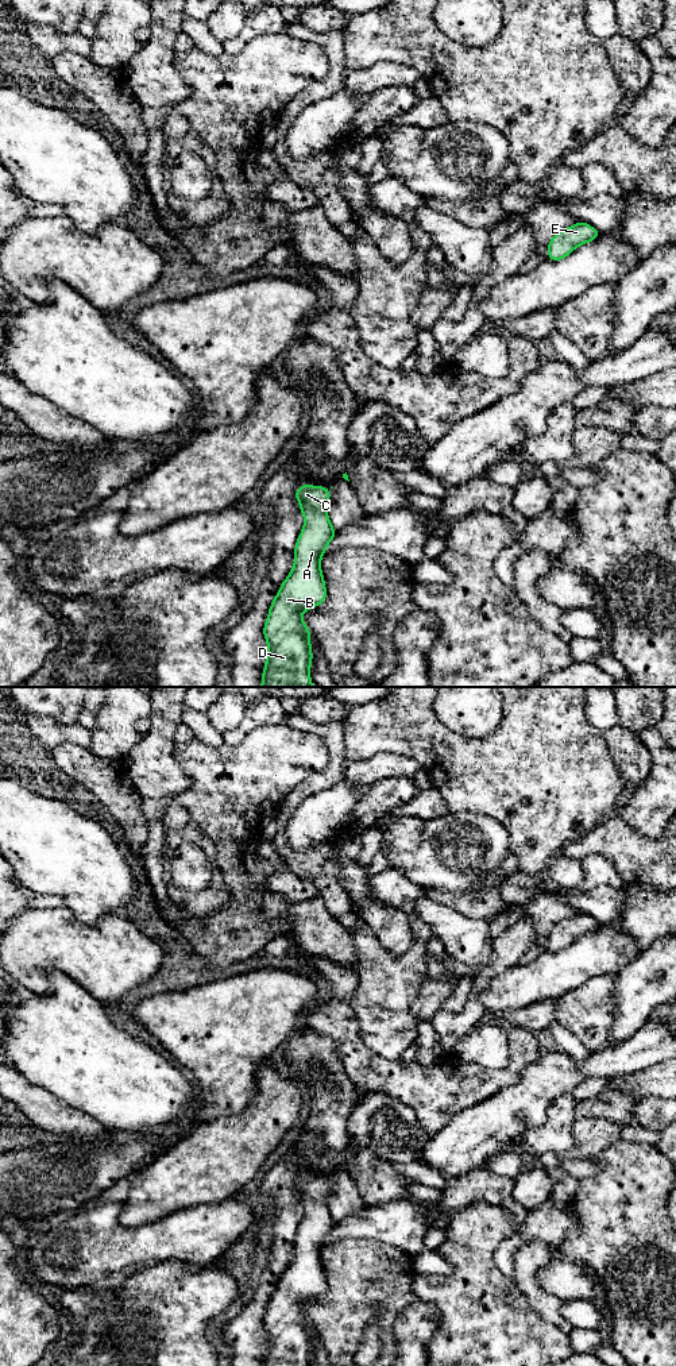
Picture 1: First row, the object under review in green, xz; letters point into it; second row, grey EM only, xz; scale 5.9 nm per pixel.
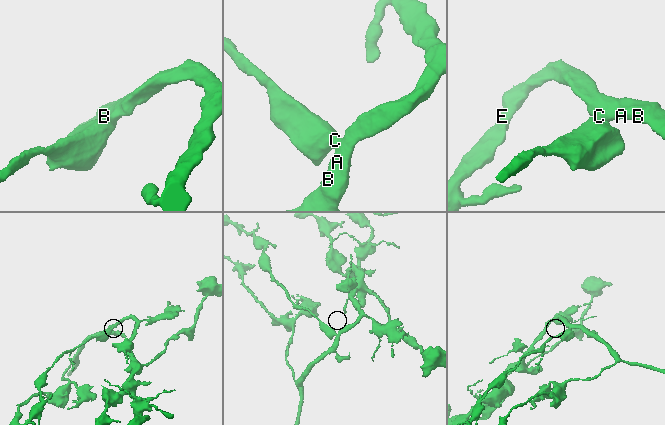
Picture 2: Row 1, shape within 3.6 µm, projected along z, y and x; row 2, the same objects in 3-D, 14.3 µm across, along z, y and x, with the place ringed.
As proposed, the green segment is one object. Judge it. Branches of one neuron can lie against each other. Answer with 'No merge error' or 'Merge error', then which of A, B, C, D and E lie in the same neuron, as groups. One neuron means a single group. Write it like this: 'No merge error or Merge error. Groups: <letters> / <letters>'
No merge error. Groups: A B C D E

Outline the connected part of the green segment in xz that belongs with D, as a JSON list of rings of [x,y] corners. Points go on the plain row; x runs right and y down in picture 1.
[[[301,1176],[291,1188],[298,1191],[305,1212],[295,1234],[293,1259],[273,1290],[263,1317],[267,1350],[262,1366],[310,1366],[313,1351],[310,1321],[302,1311],[302,1304],[324,1294],[327,1289],[320,1253],[327,1236],[336,1228],[327,1203],[331,1182],[325,1177]]]

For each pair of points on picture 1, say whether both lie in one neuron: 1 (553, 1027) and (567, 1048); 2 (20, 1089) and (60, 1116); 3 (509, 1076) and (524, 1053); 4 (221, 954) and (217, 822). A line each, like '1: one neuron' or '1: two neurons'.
1: one neuron
2: one neuron
3: one neuron
4: one neuron

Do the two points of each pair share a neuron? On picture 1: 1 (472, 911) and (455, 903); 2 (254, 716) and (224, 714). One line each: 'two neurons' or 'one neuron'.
1: one neuron
2: two neurons

